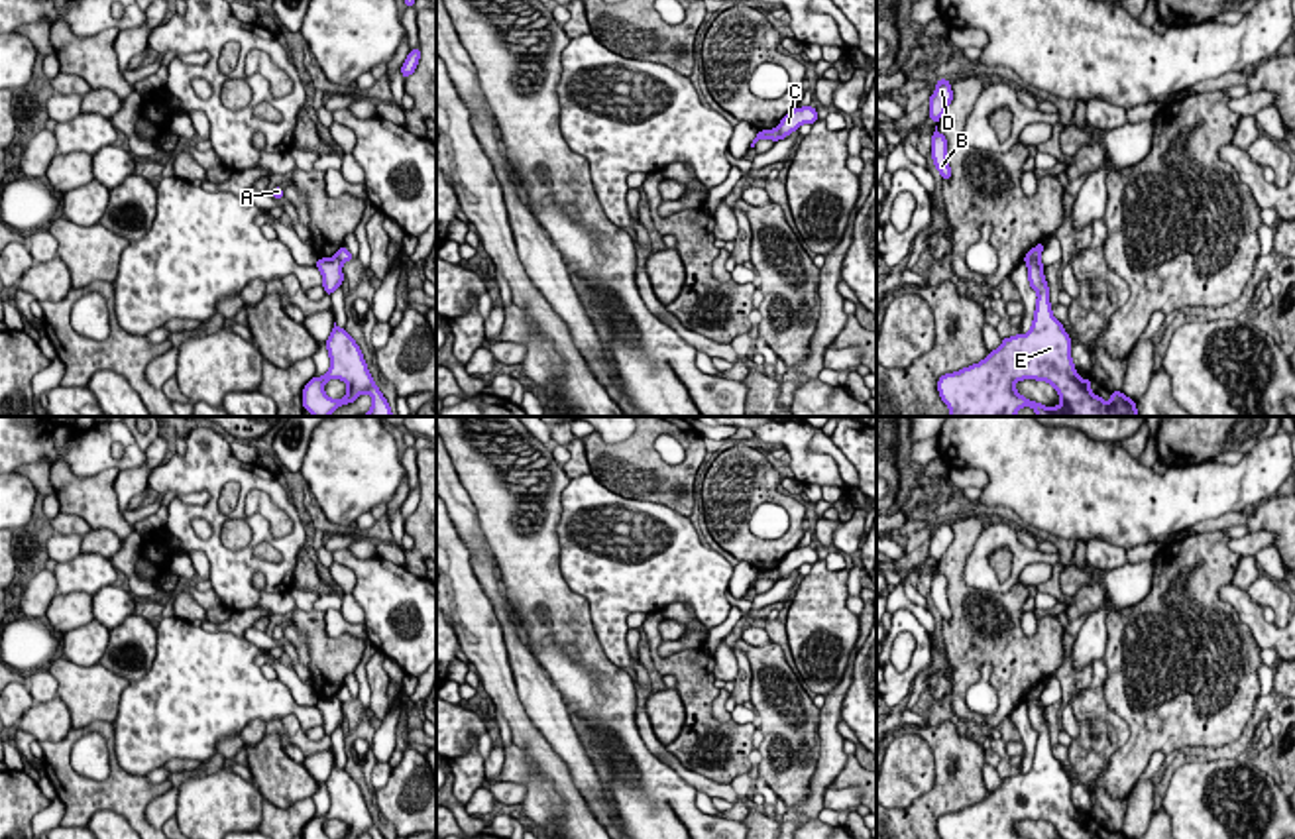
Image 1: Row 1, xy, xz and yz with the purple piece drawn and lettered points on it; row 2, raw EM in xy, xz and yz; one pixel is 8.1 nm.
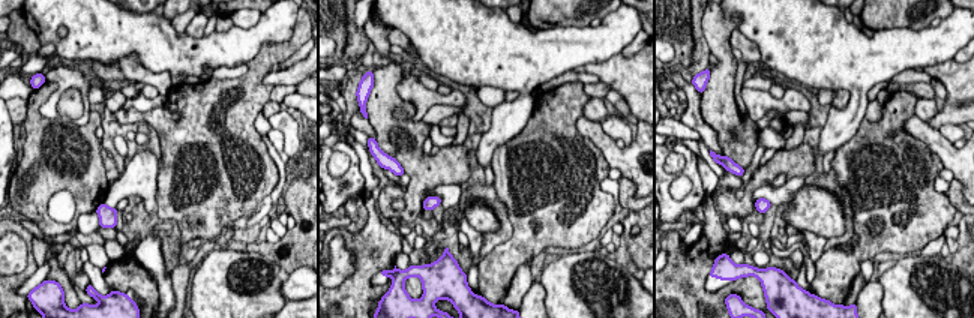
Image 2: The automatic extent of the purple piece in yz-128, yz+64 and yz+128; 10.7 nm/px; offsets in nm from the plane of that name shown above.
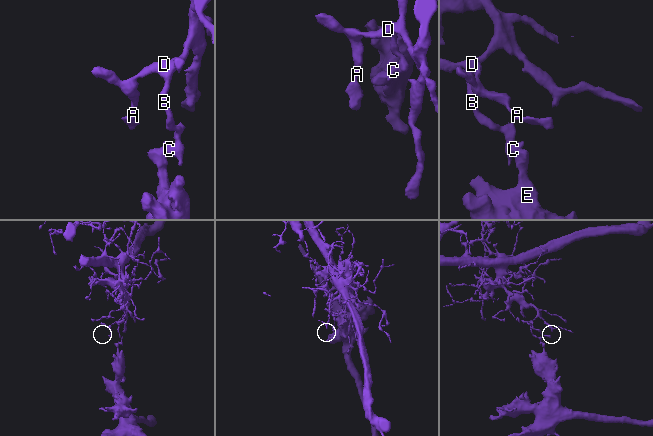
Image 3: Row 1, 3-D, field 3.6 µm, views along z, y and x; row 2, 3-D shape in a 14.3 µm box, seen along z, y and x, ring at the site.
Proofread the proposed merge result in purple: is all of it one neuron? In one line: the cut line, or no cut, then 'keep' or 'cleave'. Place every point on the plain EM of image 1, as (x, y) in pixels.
cut xz (777, 568), (781, 578); cleave

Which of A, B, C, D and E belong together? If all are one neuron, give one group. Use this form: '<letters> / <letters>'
A B C D / E

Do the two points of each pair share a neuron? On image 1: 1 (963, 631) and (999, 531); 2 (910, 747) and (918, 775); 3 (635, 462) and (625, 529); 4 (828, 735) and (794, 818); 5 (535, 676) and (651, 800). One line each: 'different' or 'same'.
1: different
2: same
3: different
4: same
5: different

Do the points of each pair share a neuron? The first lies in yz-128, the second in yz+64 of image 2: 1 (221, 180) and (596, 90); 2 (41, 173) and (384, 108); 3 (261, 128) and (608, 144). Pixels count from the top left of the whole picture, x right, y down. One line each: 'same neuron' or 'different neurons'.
1: different neurons
2: same neuron
3: same neuron

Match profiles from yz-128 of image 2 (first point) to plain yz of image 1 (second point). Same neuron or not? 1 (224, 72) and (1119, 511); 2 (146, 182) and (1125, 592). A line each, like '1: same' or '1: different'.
1: different
2: same

